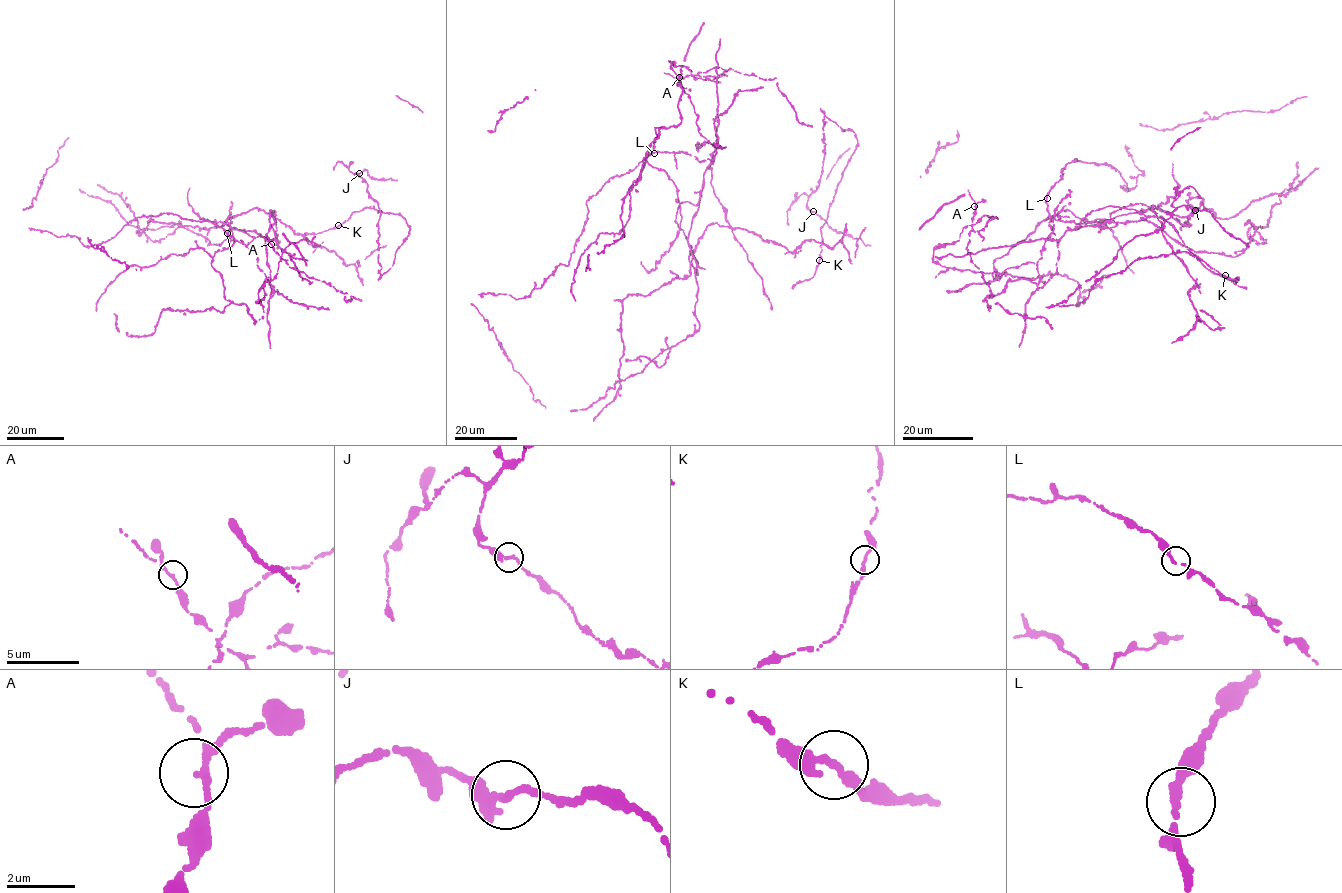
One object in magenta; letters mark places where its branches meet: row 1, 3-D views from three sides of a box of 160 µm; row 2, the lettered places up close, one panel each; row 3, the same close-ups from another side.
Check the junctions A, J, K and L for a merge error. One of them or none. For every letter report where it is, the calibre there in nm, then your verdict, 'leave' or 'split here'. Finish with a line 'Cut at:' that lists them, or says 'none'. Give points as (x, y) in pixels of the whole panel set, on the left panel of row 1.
A: (271, 244) | 200 nm | leave
J: (359, 173) | 240 nm | leave
K: (338, 225) | 240 nm | leave
L: (227, 233) | 240 nm | leave
Cut at: none

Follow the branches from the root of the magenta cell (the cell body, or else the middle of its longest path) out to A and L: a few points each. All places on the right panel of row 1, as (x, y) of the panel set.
A: (966, 269), (946, 268), (935, 263), (933, 250), (959, 240), (963, 227), (973, 224), (974, 206)
L: (966, 269), (1002, 273), (1033, 262), (1037, 287), (1044, 285), (1056, 271), (1059, 254), (1047, 198)

